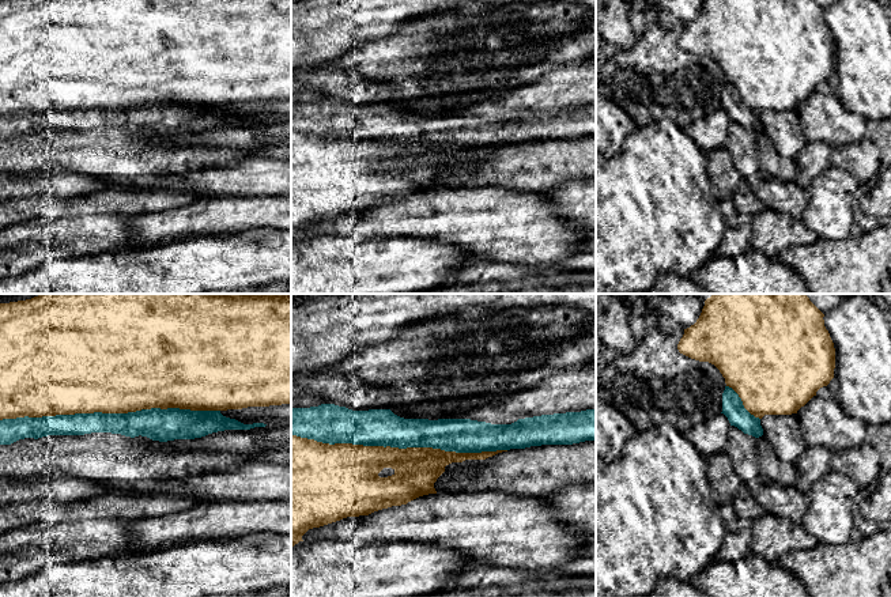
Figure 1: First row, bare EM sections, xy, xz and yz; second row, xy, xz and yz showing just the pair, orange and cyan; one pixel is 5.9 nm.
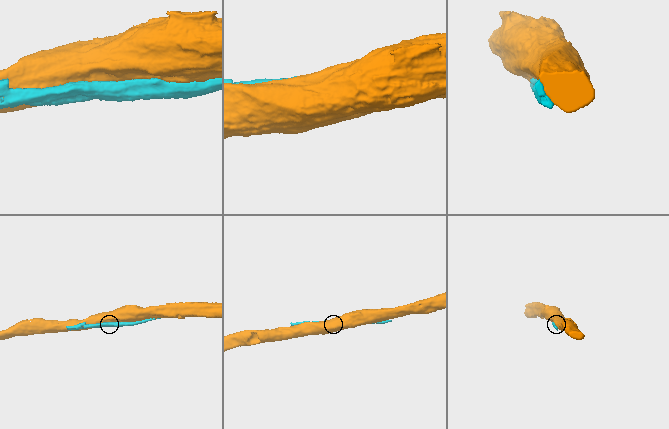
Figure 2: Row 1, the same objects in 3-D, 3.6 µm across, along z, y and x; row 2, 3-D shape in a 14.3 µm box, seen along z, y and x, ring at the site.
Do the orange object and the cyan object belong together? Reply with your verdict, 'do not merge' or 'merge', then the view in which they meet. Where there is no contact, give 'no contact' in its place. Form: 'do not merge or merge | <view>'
do not merge | xy

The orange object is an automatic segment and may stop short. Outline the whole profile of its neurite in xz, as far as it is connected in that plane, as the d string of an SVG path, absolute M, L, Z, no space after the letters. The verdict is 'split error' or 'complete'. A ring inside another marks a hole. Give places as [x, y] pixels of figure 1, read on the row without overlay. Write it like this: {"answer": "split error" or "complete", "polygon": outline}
{"answer": "complete", "polygon": "M291 129L291 242L298 239L302 235L302 231L313 223L320 223L336 216L340 216L347 212L359 212L359 211L369 211L374 207L388 204L392 201L401 201L407 200L408 197L428 189L437 189L434 184L434 178L437 174L445 167L445 162L452 158L463 158L465 155L486 155L492 152L498 148L507 147L507 146L497 146L497 147L482 147L482 148L456 148L456 147L445 147L441 144L433 143L390 143L390 141L363 141L363 140L352 140L352 139L322 139L314 135L301 133Z"}

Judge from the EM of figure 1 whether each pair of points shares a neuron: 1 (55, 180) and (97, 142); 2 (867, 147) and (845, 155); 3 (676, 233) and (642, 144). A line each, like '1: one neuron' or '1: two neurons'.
1: two neurons
2: one neuron
3: one neuron

